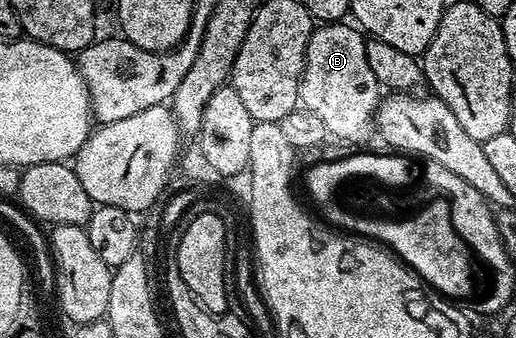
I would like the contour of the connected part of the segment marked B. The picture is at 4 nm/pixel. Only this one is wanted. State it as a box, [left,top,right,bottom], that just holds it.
[300,22,381,144]

